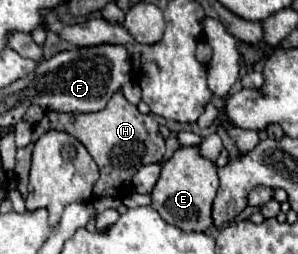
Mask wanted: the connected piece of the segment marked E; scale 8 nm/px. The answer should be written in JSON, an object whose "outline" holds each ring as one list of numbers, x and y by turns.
{"outline":[[179,147,161,169,161,177,151,191,151,207,163,217,163,221,175,225,181,231,207,233,213,227,211,205,219,187,215,163,199,157,199,147]]}

